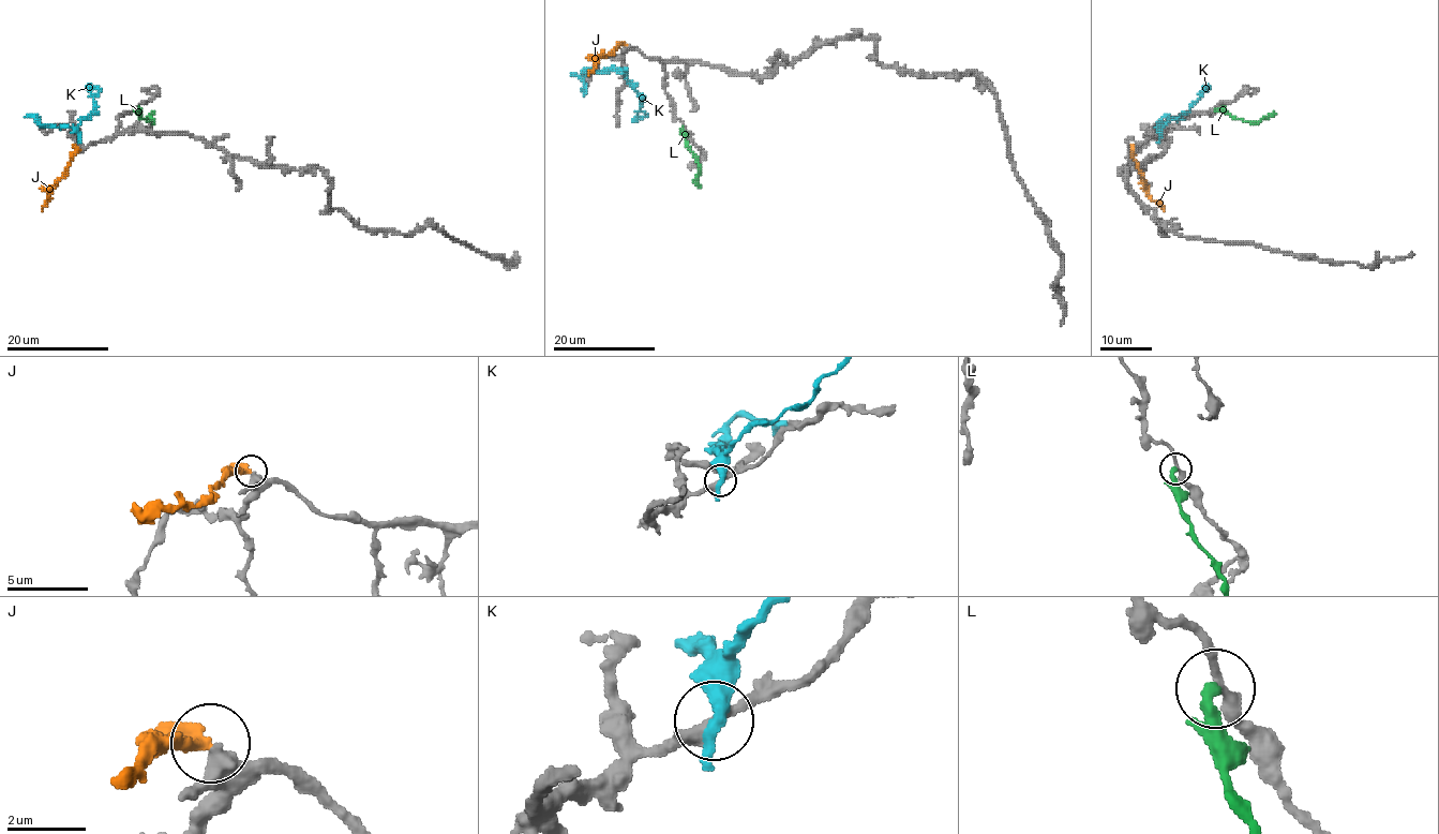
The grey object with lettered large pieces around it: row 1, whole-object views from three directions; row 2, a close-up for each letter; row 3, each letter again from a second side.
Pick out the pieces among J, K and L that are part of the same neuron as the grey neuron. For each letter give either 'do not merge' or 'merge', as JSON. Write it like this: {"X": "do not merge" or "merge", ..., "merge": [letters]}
{"J": "do not merge", "K": "do not merge", "L": "do not merge", "merge": []}

